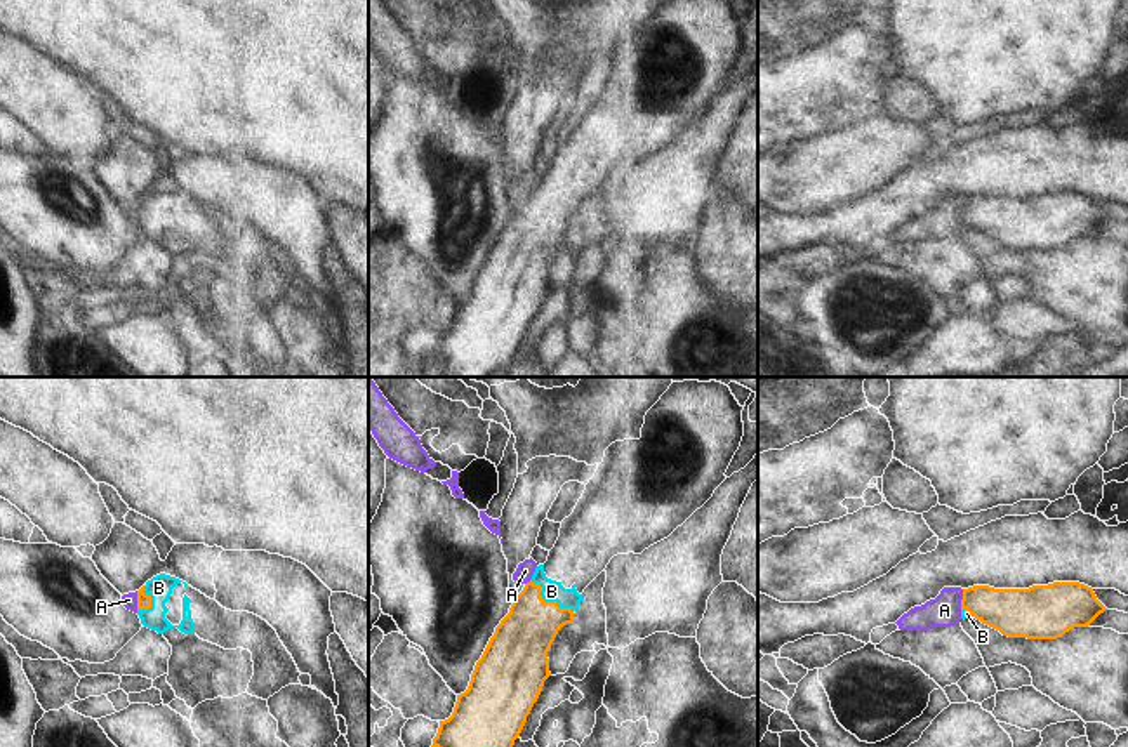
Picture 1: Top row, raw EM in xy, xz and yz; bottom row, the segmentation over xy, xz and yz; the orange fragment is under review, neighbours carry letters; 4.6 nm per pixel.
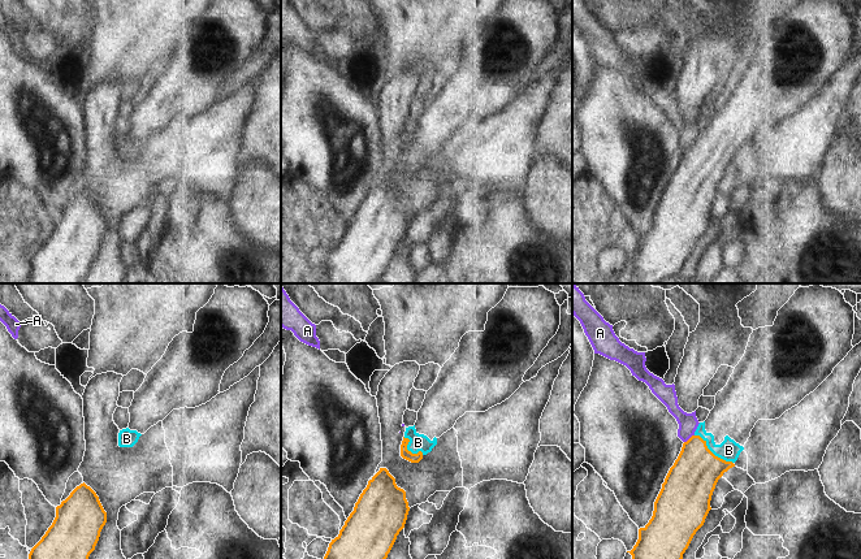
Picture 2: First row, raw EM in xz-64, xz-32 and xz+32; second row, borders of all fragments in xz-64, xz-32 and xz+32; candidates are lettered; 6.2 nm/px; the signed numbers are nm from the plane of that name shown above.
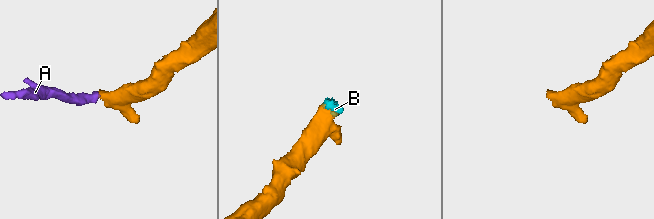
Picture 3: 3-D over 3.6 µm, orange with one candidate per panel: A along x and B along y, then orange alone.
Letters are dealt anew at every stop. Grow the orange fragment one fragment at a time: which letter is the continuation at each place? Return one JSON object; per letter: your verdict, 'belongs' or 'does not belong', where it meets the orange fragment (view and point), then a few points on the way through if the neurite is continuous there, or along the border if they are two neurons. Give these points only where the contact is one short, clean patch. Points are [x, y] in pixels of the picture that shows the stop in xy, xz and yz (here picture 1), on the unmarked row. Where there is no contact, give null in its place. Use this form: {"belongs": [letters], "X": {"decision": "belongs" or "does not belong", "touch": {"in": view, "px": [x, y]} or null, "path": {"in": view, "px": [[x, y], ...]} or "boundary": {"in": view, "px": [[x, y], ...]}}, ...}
{"belongs": ["B"], "A": {"decision": "does not belong", "touch": {"in": "yz", "px": [962, 211]}}, "B": {"decision": "belongs", "touch": {"in": "xz", "px": [548, 212]}}}

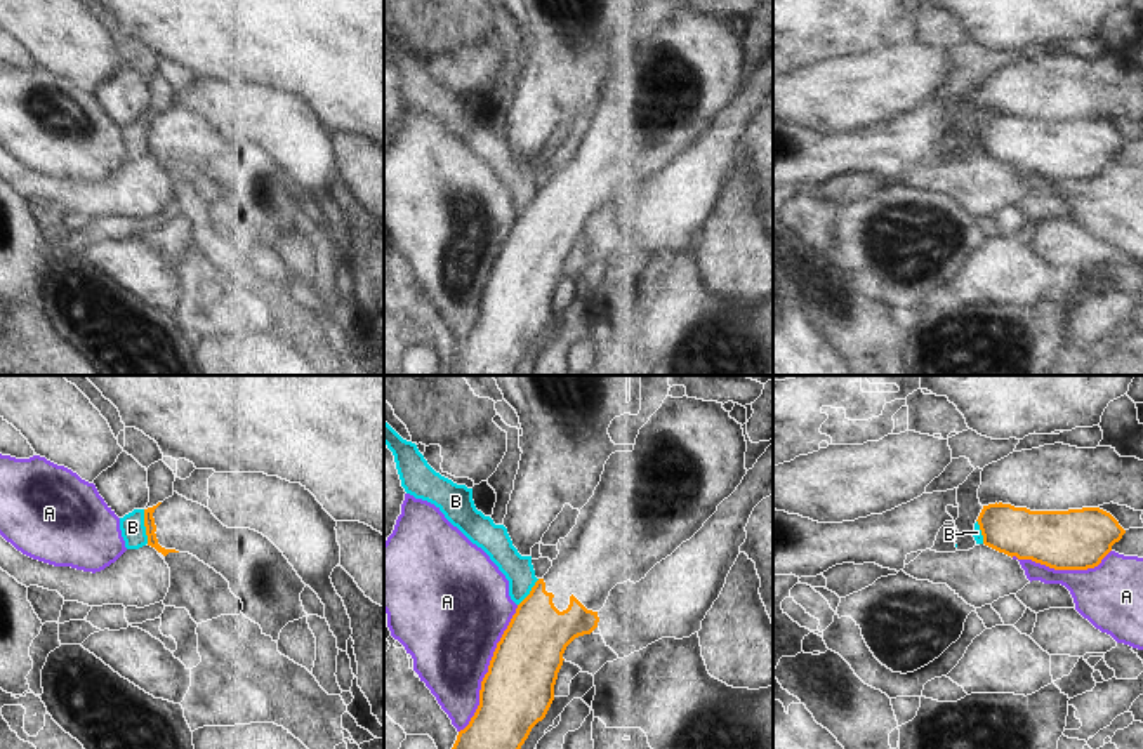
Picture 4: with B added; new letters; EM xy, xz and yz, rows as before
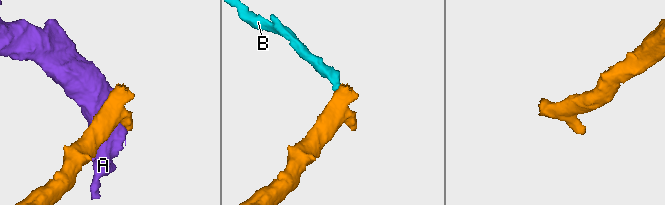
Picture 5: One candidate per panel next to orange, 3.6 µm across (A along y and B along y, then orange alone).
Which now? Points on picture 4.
{"belongs": [], "A": {"decision": "does not belong", "touch": {"in": "xz", "px": [488, 280]}}, "B": {"decision": "does not belong", "touch": {"in": "xy", "px": [145, 136]}}}

